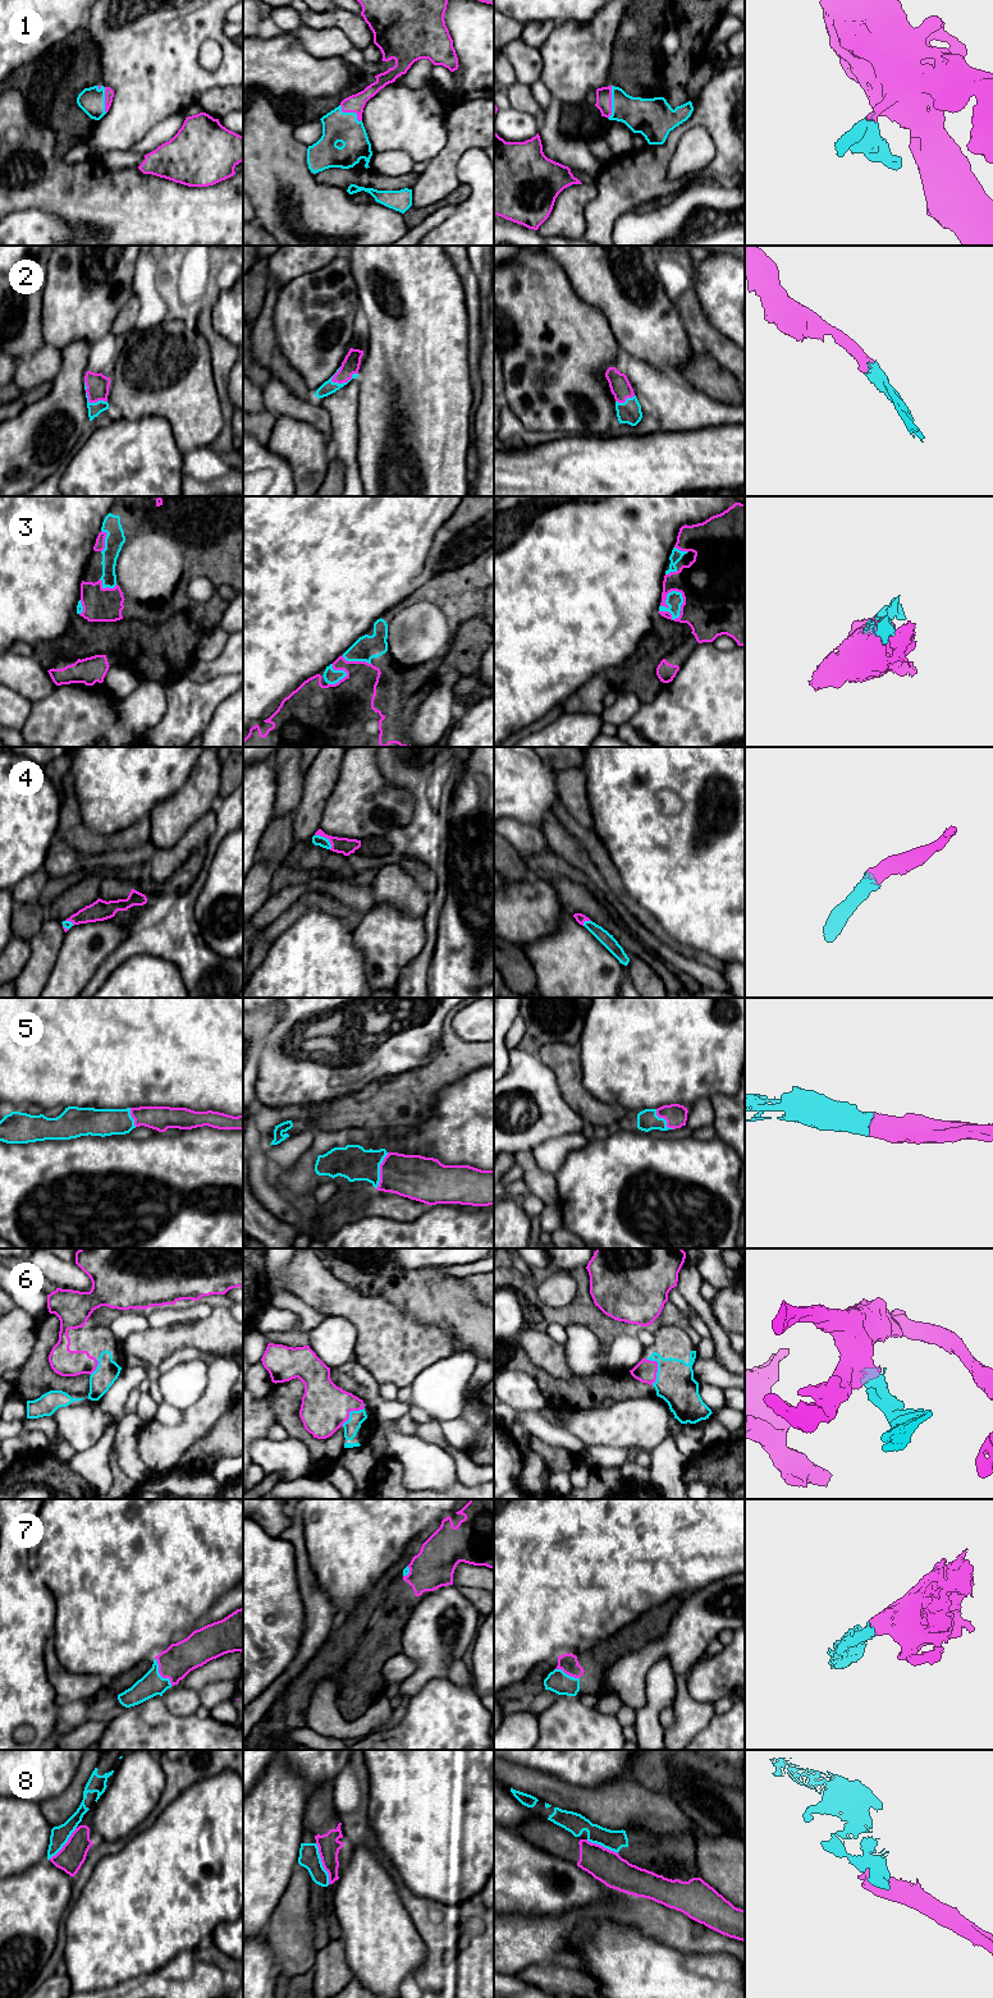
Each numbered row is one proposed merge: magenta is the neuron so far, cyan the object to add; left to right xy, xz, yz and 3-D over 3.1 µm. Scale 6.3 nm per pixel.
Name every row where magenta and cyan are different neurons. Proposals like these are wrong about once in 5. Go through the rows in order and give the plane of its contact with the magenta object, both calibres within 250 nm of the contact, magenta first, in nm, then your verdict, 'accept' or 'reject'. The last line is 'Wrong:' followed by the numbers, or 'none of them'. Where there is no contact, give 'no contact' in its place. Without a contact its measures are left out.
1: meets magenta in yz; 100 nm thick on the magenta side, 220 nm on the other; accept
2: meets magenta in xz; 110 nm thick on the magenta side, 90 nm on the other; accept
3: meets magenta in yz; 320 nm thick on the magenta side, 100 nm on the other; accept
4: meets magenta in xz; 100 nm thick on the magenta side, 70 nm on the other; accept
5: meets magenta in xz; 280 nm thick on the magenta side, 220 nm on the other; accept
6: meets magenta in yz; 140 nm thick on the magenta side, 240 nm on the other; accept
7: meets magenta in xy; 200 nm thick on the magenta side, 150 nm on the other; accept
8: meets magenta in xz; 140 nm thick on the magenta side, 130 nm on the other; reject
Wrong: 8

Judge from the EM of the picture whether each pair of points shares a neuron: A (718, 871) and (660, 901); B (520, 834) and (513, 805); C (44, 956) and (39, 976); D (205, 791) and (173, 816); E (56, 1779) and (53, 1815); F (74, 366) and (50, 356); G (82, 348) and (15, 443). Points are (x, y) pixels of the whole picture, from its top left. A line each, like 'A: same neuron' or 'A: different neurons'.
A: same neuron
B: different neurons
C: same neuron
D: same neuron
E: different neurons
F: different neurons
G: same neuron

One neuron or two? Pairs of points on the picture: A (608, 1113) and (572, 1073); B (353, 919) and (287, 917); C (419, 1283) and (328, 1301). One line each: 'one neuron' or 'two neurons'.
A: one neuron
B: one neuron
C: two neurons

